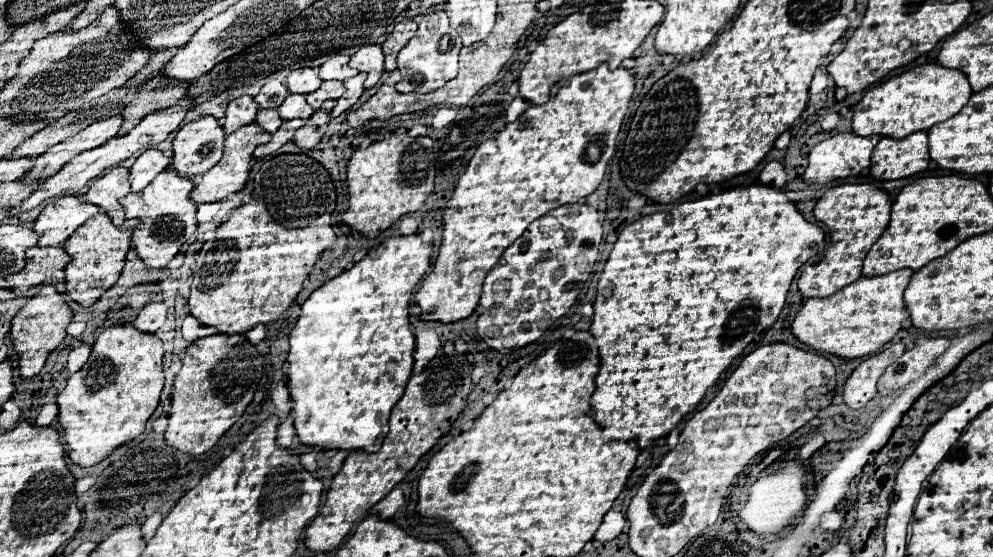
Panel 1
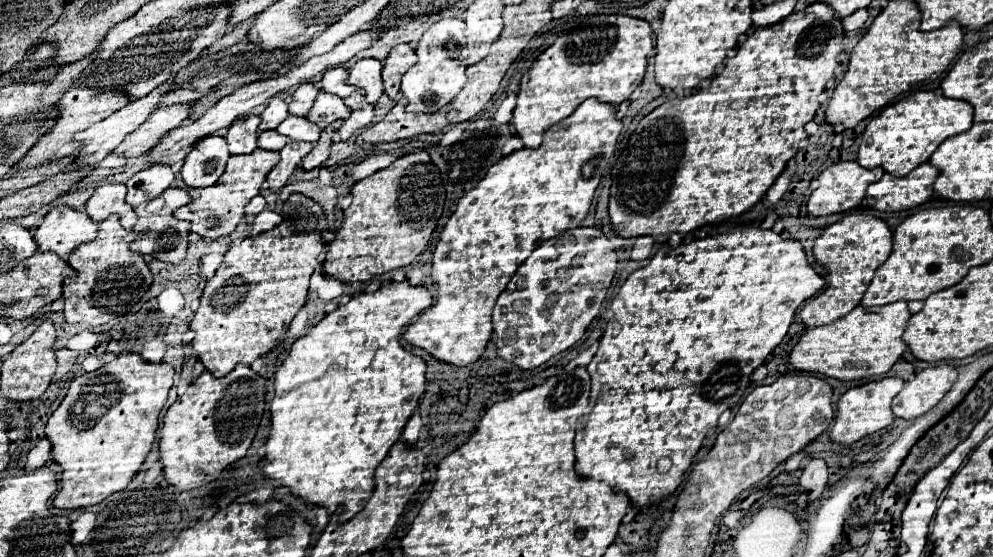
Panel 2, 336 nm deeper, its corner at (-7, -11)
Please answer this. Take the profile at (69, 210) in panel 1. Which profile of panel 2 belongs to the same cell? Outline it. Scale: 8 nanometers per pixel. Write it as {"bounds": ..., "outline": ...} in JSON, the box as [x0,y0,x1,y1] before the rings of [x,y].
{"bounds":[36,207,98,259],"outline":[[[54,207],[40,227],[36,229],[36,243],[40,251],[52,251],[62,259],[80,247],[82,243],[94,241],[98,235],[98,225],[84,213],[72,207]]]}

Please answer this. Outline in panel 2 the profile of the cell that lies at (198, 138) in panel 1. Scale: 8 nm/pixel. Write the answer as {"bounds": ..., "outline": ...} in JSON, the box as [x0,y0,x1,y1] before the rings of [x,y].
{"bounds":[182,135,230,187],"outline":[[[208,135],[194,143],[192,151],[184,159],[182,181],[186,187],[210,187],[218,181],[226,169],[230,153],[226,139],[220,135]]]}

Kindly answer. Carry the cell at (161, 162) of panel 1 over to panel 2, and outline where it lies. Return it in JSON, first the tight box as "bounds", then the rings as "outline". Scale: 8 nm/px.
{"bounds":[126,165,174,207],"outline":[[[152,165],[142,171],[138,171],[128,183],[128,195],[126,203],[136,207],[140,203],[148,203],[156,199],[162,191],[166,191],[174,181],[174,173],[170,165]]]}

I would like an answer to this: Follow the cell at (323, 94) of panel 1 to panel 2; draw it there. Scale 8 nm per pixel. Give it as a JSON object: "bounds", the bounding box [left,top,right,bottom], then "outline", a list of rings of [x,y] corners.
{"bounds":[306,91,352,129],"outline":[[[320,91],[314,101],[314,107],[306,119],[316,123],[320,129],[326,129],[336,119],[348,119],[350,113],[352,111],[350,111],[350,107],[344,105],[344,99],[340,99],[338,95]]]}

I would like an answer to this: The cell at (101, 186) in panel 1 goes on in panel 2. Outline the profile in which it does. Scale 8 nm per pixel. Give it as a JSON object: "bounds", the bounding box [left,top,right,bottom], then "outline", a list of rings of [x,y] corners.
{"bounds":[86,183,134,221],"outline":[[[106,183],[96,187],[94,195],[86,203],[86,213],[92,221],[104,221],[110,215],[118,215],[120,221],[126,215],[134,215],[134,209],[126,203],[126,185],[122,183]]]}

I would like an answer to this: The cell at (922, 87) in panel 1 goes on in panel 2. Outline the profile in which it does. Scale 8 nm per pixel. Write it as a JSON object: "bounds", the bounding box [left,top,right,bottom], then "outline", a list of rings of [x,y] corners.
{"bounds":[858,91,974,177],"outline":[[[916,91],[908,97],[890,103],[876,117],[870,119],[862,133],[858,151],[858,163],[862,167],[884,167],[884,171],[904,177],[920,163],[928,161],[936,147],[966,129],[972,127],[974,109],[964,99],[948,99],[934,91]]]}

